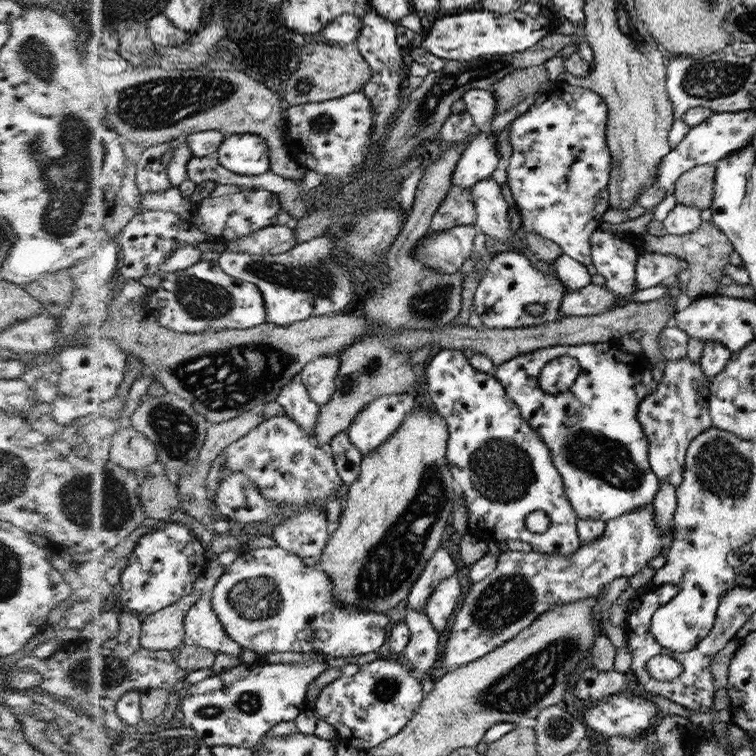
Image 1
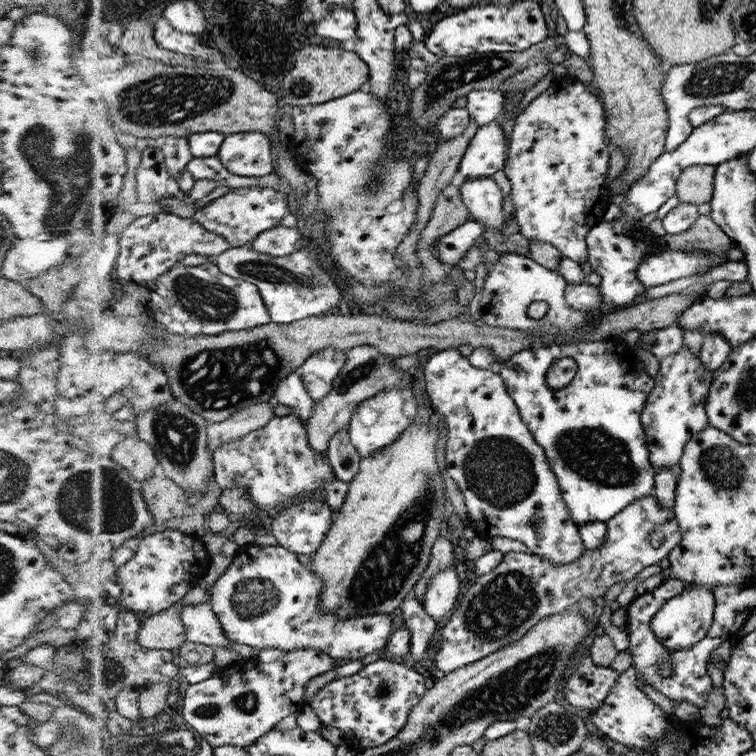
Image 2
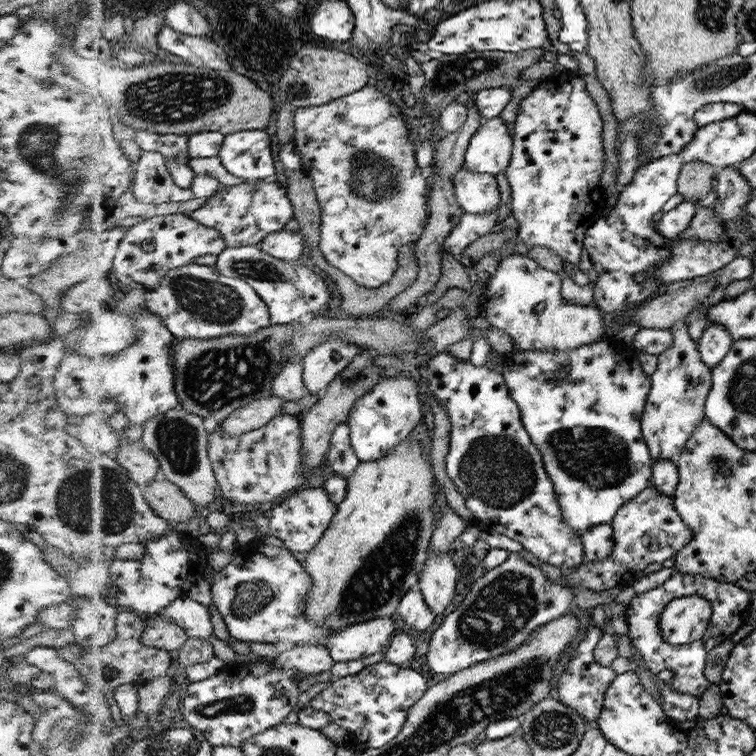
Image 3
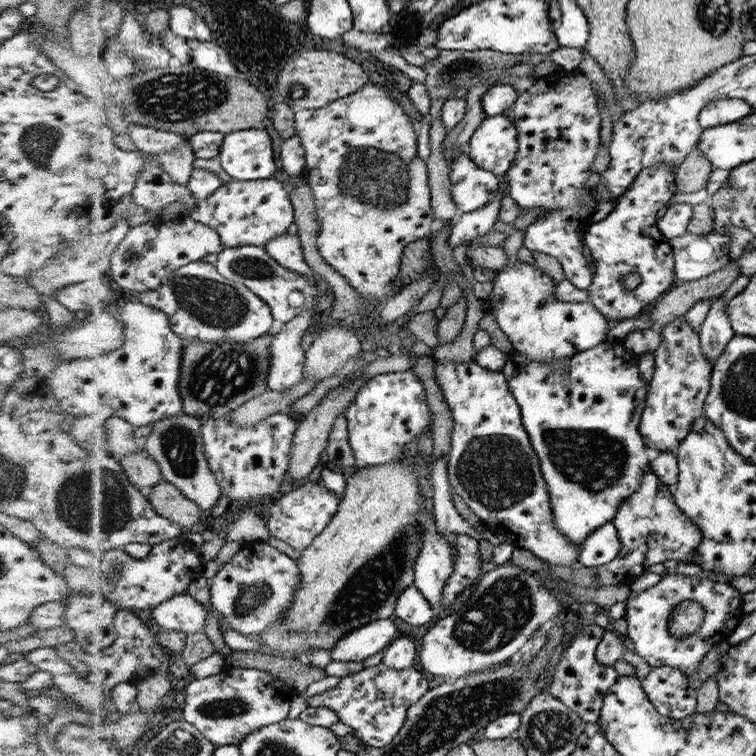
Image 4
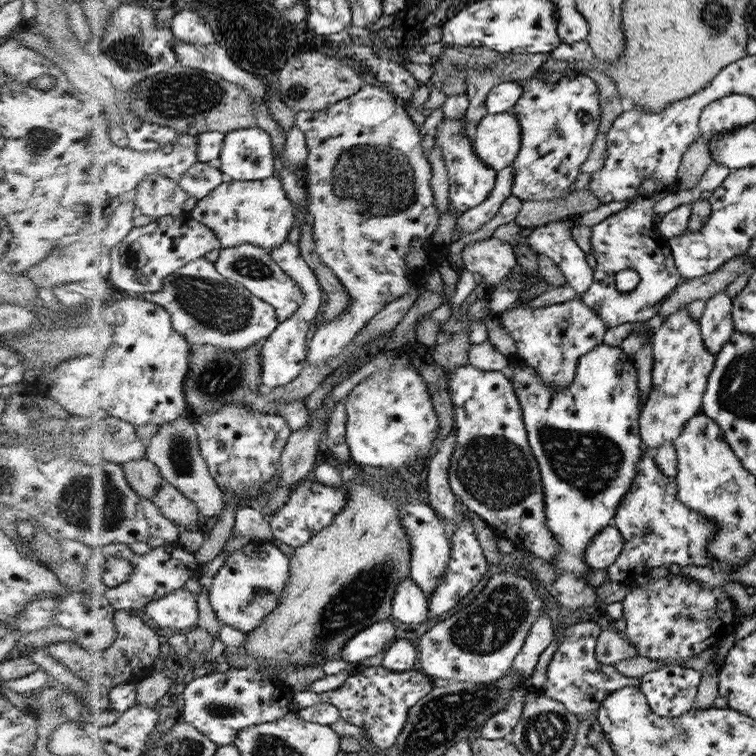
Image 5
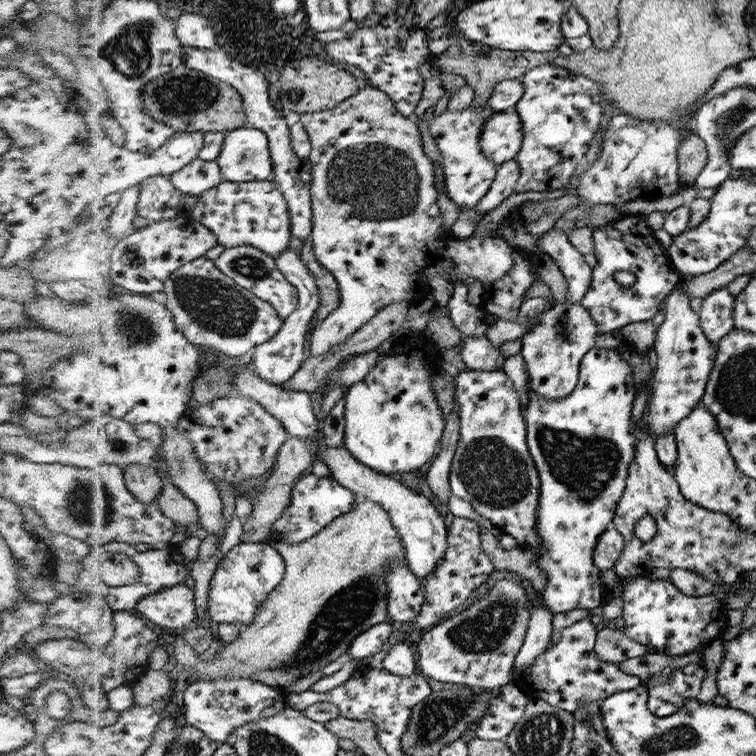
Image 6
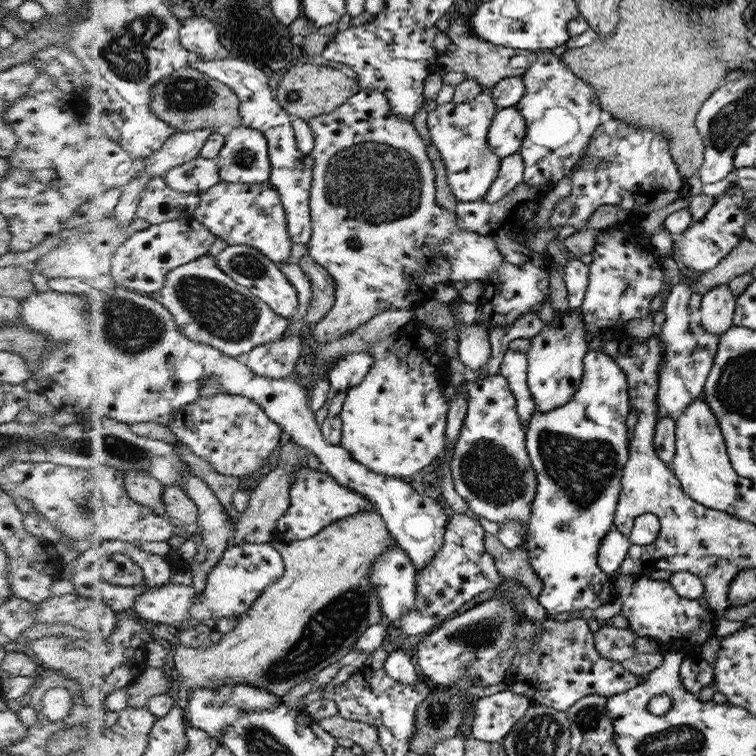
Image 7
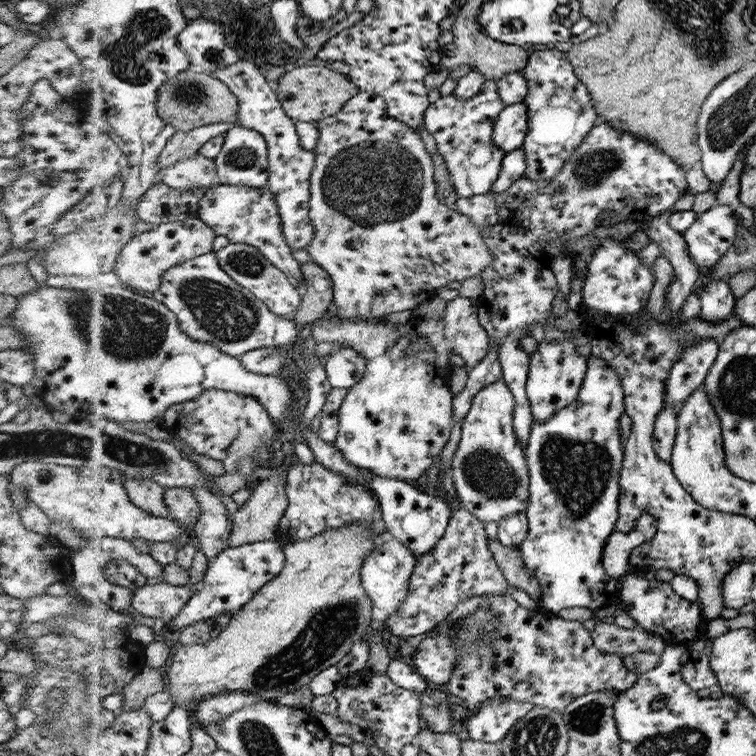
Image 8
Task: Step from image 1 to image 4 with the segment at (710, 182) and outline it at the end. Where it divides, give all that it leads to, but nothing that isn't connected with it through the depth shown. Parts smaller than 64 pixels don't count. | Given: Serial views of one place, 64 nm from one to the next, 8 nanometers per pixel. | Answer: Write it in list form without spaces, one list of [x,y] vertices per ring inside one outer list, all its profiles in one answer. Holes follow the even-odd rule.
[[[694,148],[676,168],[675,184],[678,192],[698,192],[706,188],[706,183],[714,166],[702,151]]]

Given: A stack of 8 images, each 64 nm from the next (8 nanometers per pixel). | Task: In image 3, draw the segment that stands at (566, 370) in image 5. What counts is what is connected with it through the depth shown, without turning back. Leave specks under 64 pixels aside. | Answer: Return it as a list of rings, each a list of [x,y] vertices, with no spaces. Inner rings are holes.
[[[508,255],[501,259],[494,276],[486,284],[482,316],[490,326],[512,337],[519,351],[567,352],[603,340],[607,317],[596,306],[582,307],[564,300],[560,292],[562,280],[559,274],[542,268],[529,256]],[[540,302],[546,307],[535,314],[534,306]]]

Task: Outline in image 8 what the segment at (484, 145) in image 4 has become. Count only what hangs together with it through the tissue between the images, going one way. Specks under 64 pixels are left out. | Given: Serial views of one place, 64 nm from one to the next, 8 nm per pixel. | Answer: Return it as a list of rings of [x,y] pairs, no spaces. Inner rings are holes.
[[[524,103],[507,105],[495,123],[494,144],[504,149],[504,154],[515,151],[526,142],[530,131],[530,113]]]

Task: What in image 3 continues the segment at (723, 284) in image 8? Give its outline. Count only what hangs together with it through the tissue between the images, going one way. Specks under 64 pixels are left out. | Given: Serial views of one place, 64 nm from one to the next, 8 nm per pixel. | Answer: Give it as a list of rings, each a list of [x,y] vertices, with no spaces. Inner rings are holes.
[[[710,321],[697,344],[702,360],[714,370],[729,352],[732,342],[733,338],[728,327],[722,325],[720,321]]]

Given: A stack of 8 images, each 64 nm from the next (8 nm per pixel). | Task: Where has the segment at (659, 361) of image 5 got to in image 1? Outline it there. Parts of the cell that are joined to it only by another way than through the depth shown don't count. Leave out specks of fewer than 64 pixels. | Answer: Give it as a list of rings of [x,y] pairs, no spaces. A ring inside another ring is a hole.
[[[688,355],[683,356],[681,360],[666,362],[661,368],[659,377],[656,390],[640,404],[638,419],[643,425],[643,432],[647,435],[647,439],[651,441],[651,469],[660,481],[666,480],[677,487],[683,483],[687,448],[692,439],[714,425],[709,412],[710,404],[708,404],[711,397],[711,378],[703,372],[701,365],[695,364]]]

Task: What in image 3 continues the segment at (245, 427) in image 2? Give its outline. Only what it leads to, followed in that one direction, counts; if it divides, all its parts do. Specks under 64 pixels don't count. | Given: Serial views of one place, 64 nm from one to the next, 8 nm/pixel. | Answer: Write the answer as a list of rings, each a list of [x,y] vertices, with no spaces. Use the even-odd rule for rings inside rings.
[[[274,393],[263,400],[256,400],[240,408],[217,428],[222,427],[228,435],[240,435],[262,428],[282,414],[284,404],[286,404],[285,399]]]

